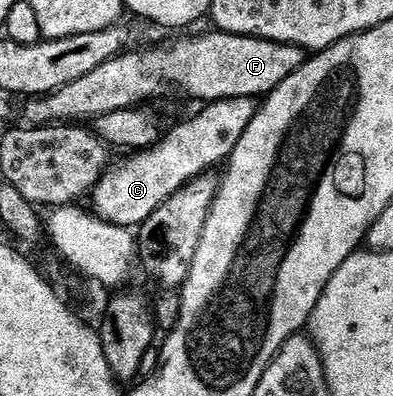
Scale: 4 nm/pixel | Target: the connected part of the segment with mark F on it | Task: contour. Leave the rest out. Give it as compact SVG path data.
M211 30L205 36L188 36L192 34L184 34L181 40L176 40L173 44L160 44L157 48L144 48L141 52L132 52L133 50L125 50L119 56L110 58L110 62L102 62L102 66L97 66L95 70L90 70L90 74L78 78L78 82L70 82L66 86L62 86L57 92L49 92L46 96L32 98L27 101L28 104L24 108L24 116L29 125L32 126L55 126L61 122L94 122L102 114L114 114L114 110L126 110L137 106L147 105L147 100L152 100L155 96L164 96L168 91L181 92L184 96L189 96L192 100L200 100L199 102L211 102L214 100L229 100L230 98L253 98L267 97L268 93L274 91L286 78L290 78L290 74L294 74L304 65L306 52L303 48L295 48L292 44L279 44L273 40L263 40L257 36L235 36L229 32L221 32L219 30Z

